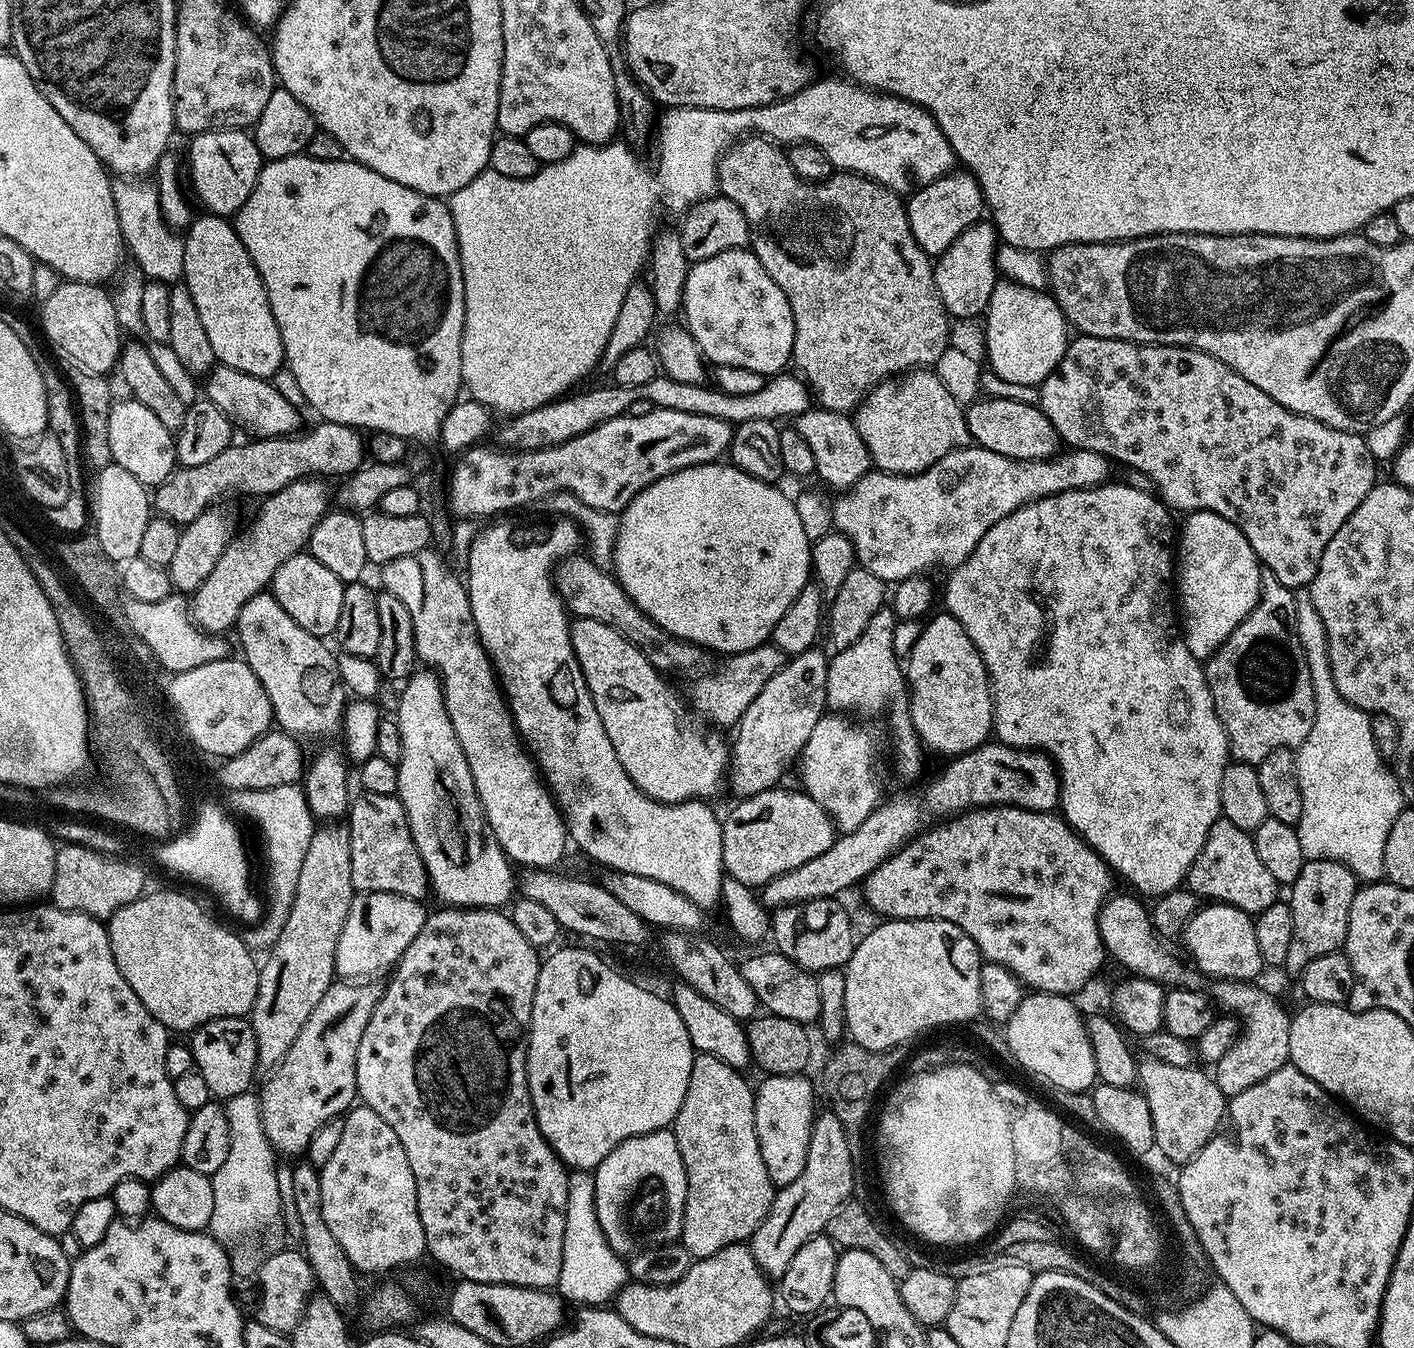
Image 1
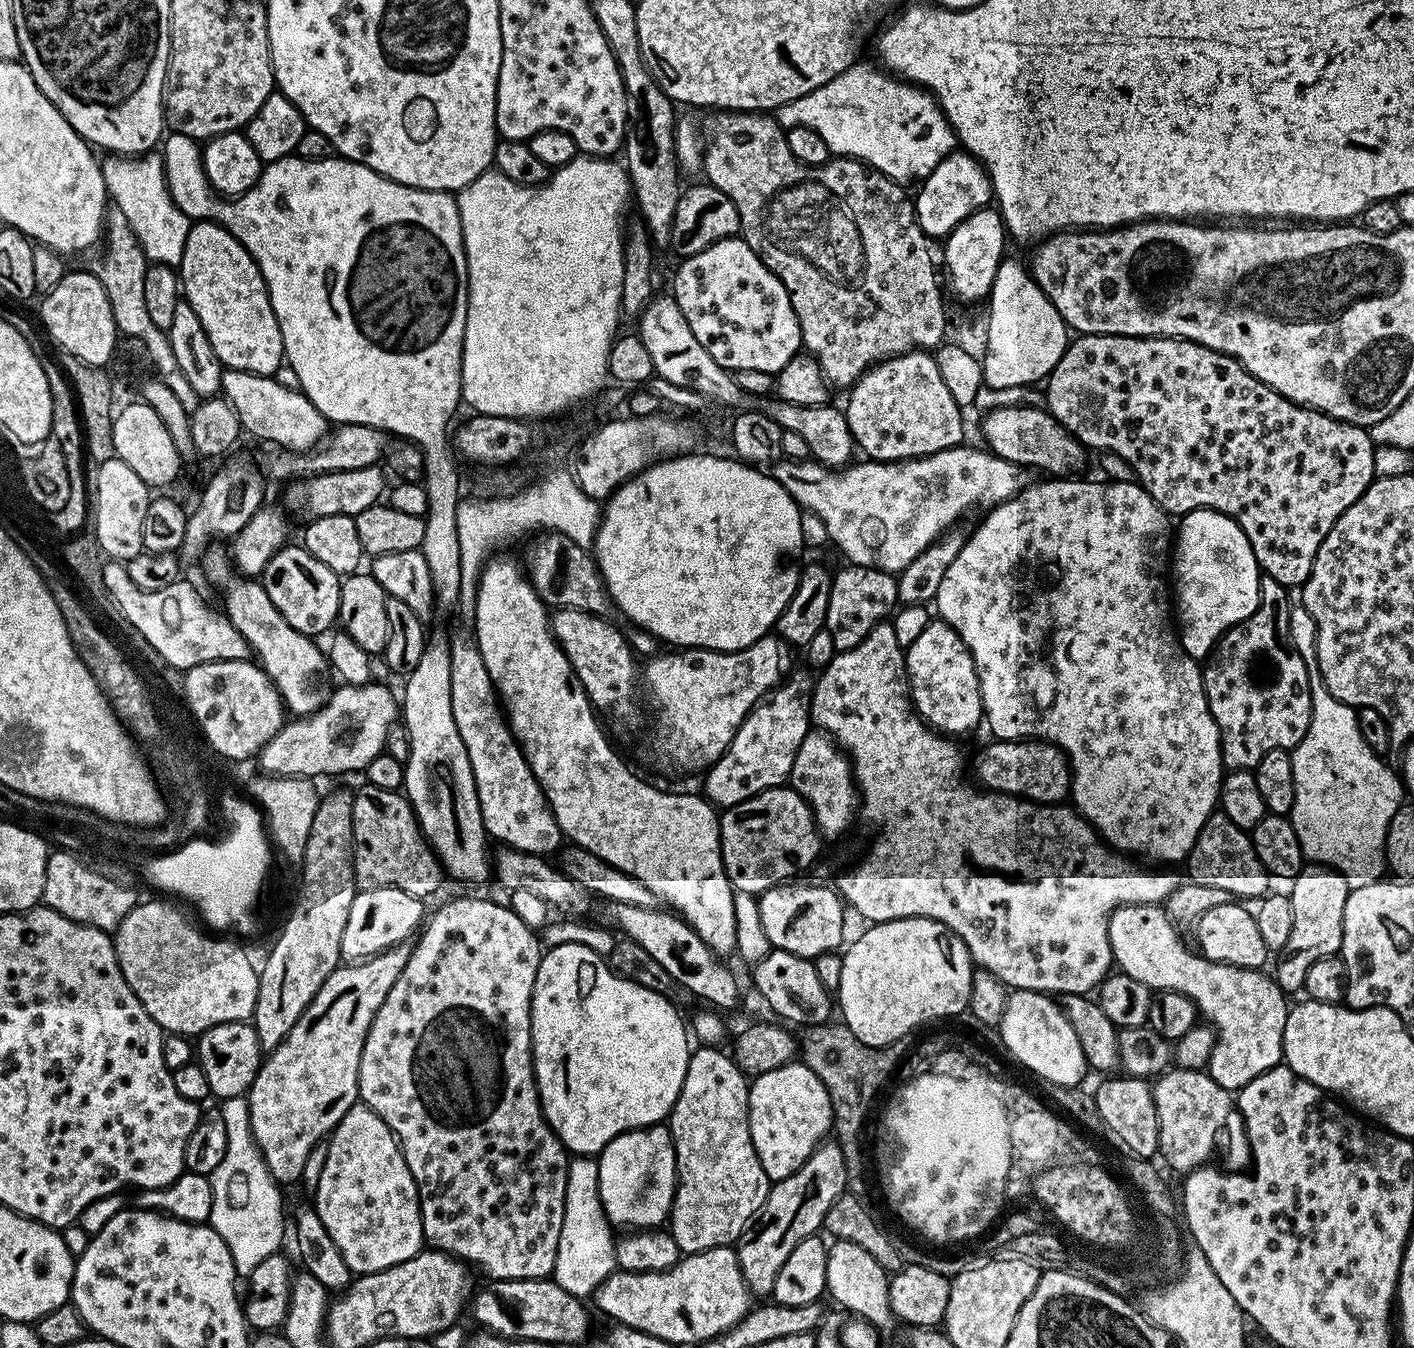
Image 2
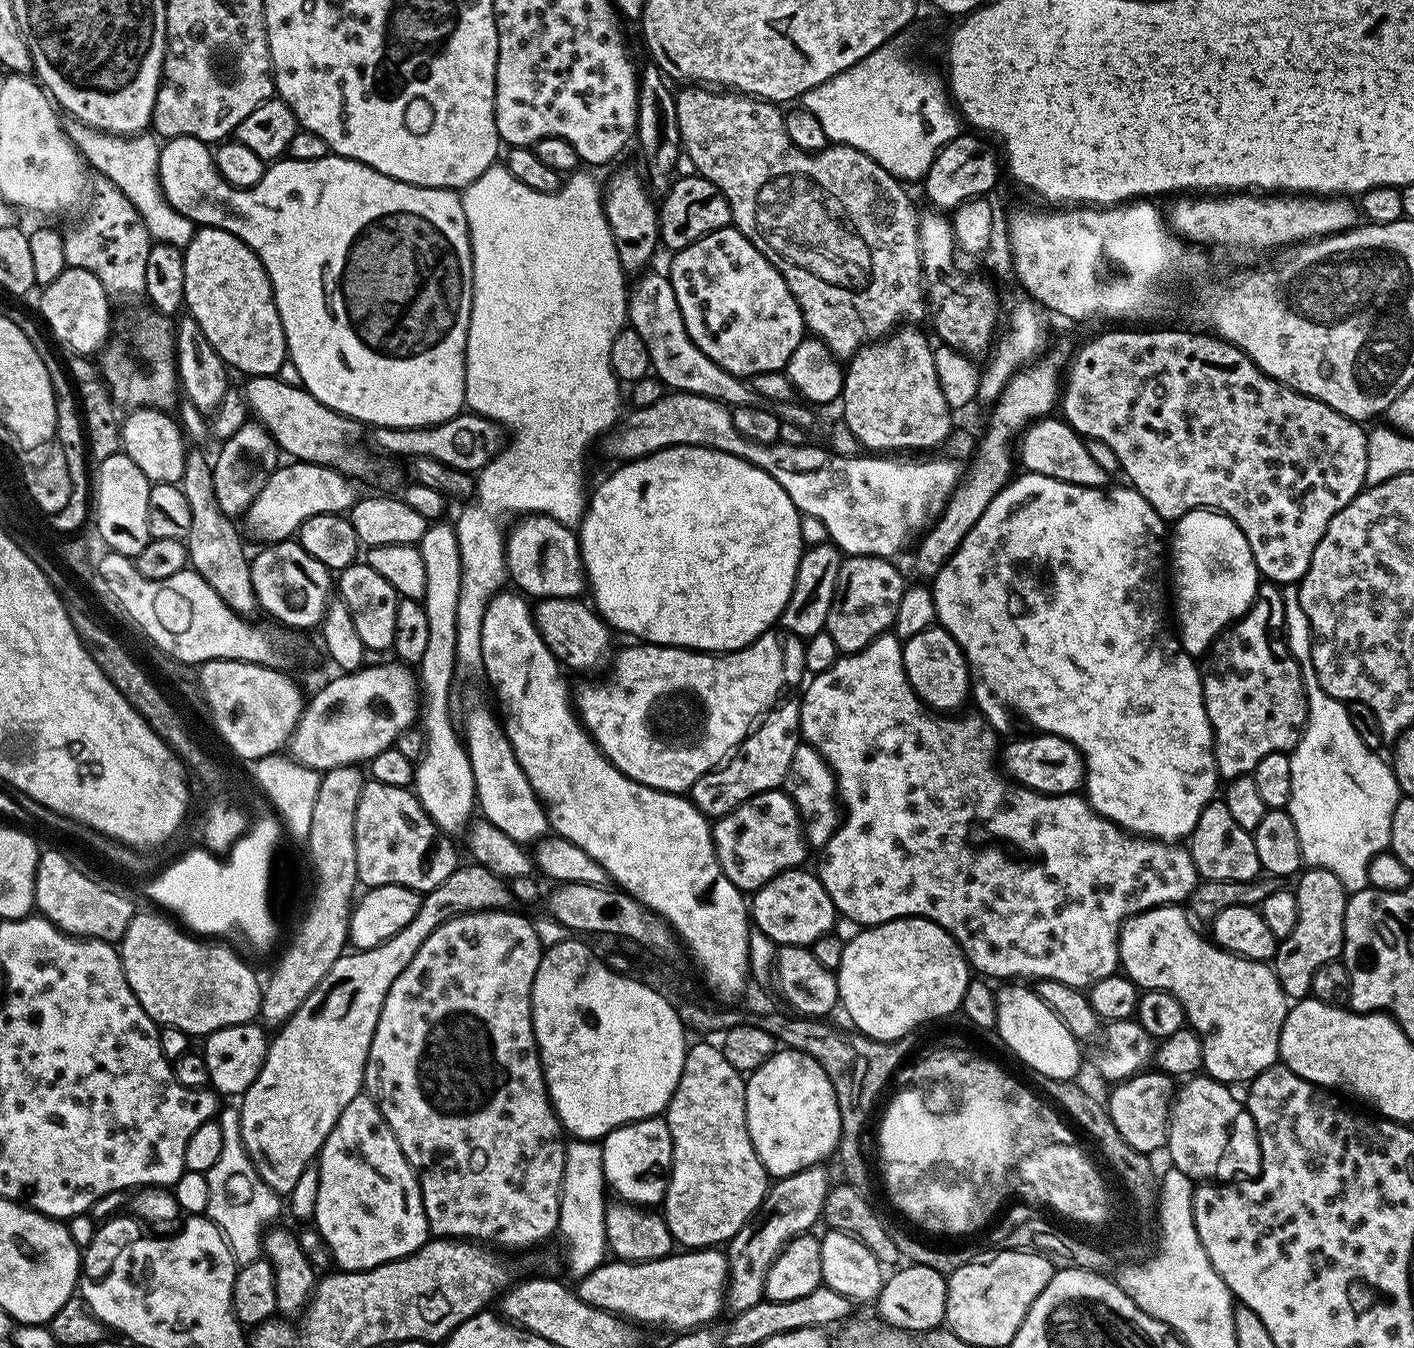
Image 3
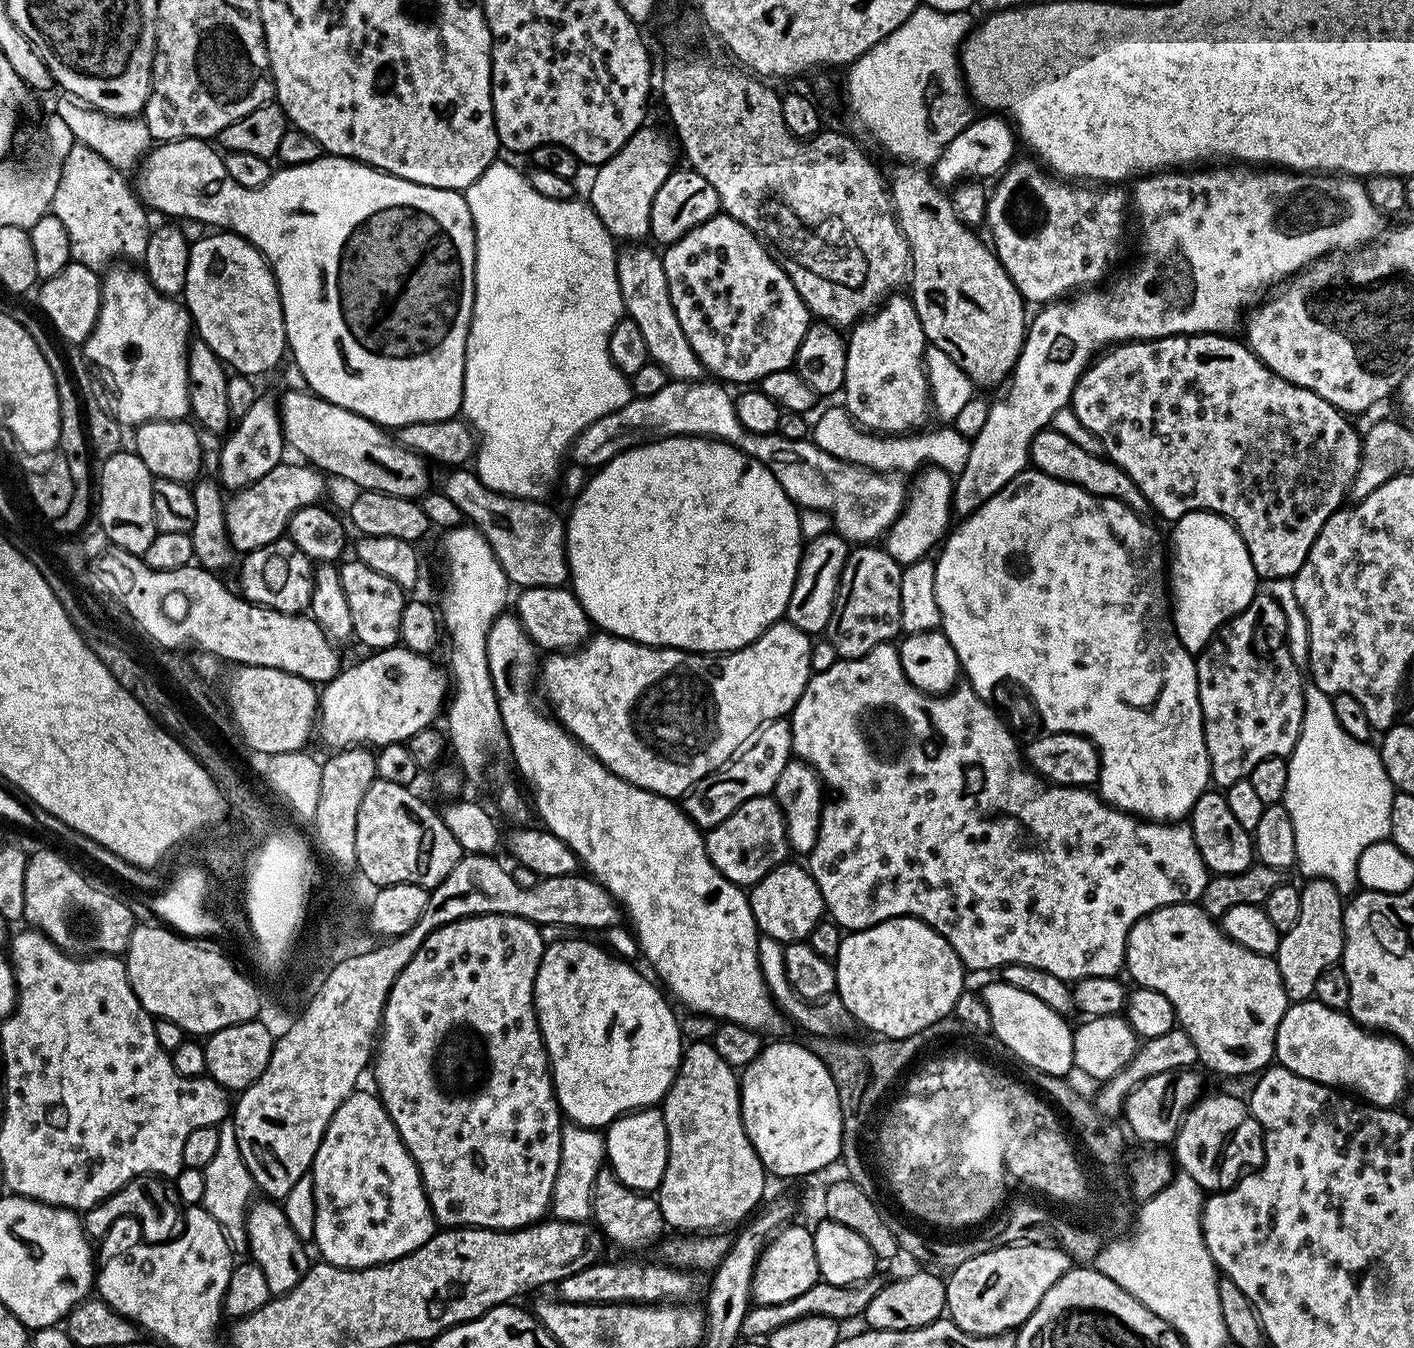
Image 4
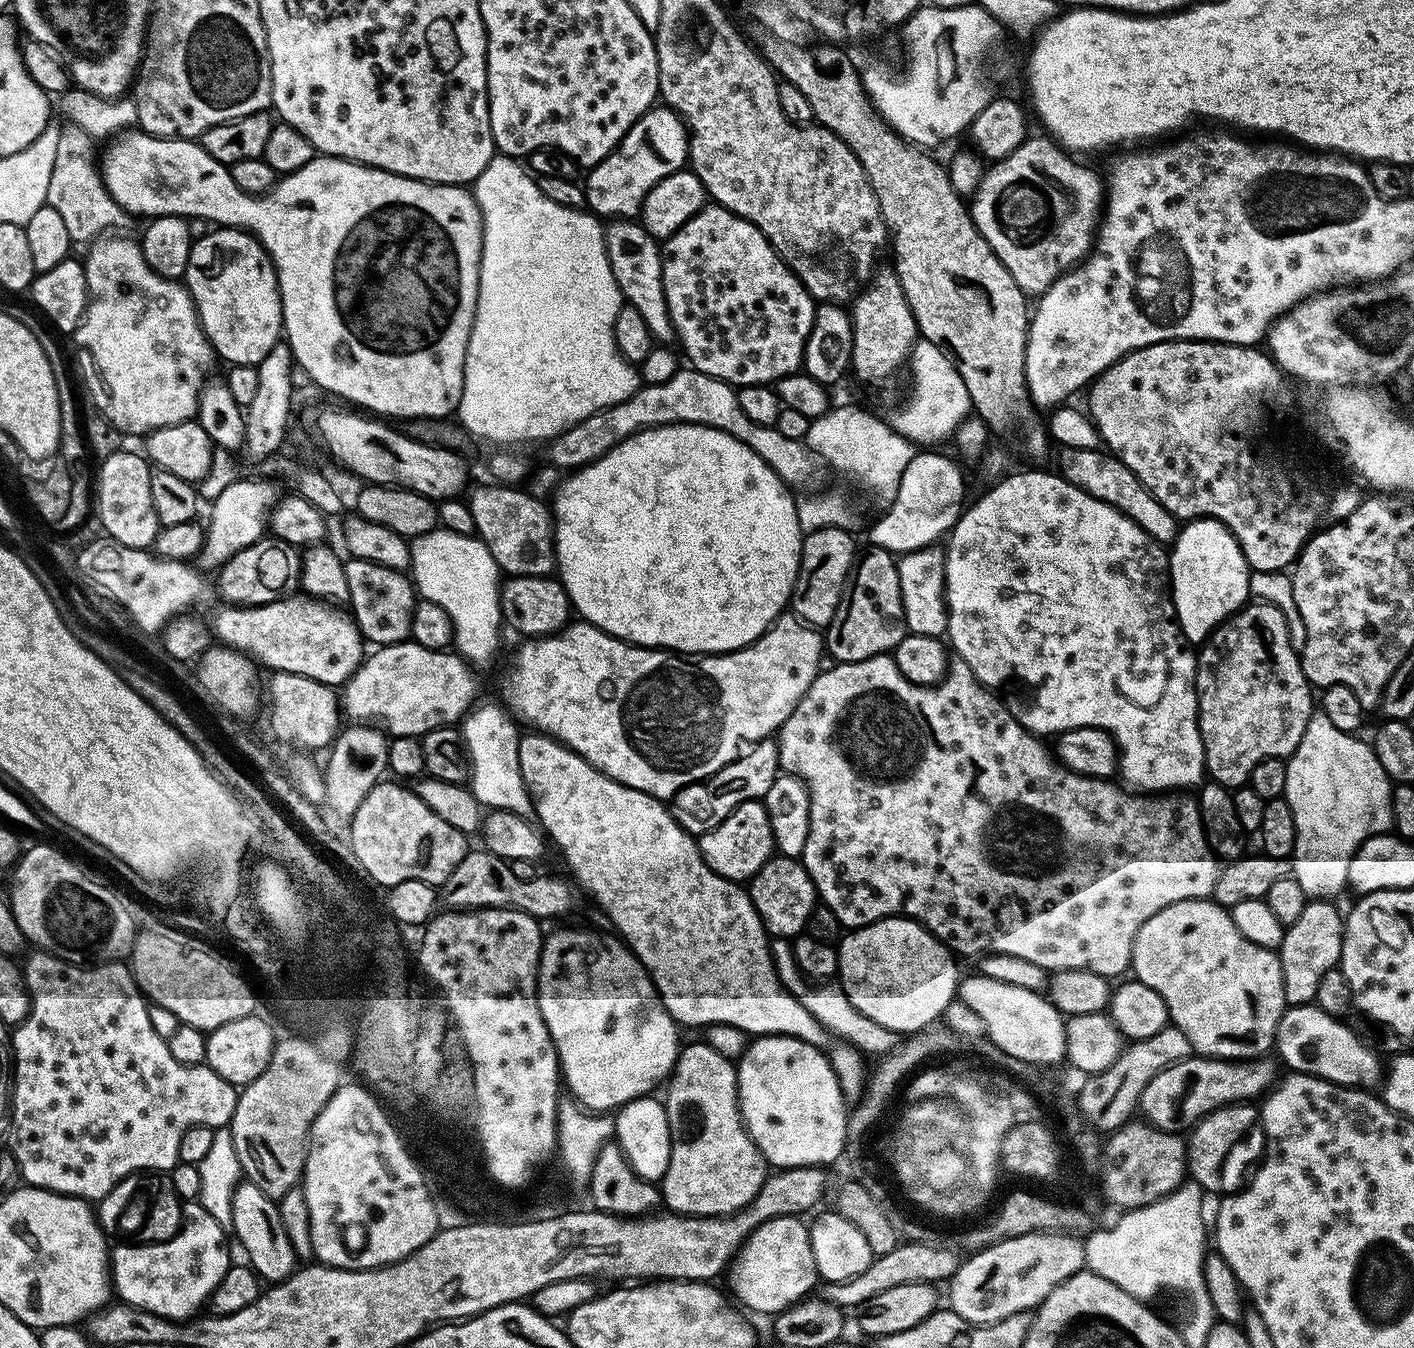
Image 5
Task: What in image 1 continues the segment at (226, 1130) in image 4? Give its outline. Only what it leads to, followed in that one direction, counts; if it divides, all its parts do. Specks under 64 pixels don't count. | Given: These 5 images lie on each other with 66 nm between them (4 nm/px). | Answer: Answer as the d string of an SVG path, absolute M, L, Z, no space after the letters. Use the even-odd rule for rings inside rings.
M253 1091L231 1096L225 1101L230 1122L230 1154L212 1177L215 1190L214 1212L209 1233L228 1249L233 1277L257 1275L265 1255L281 1249L280 1182L276 1172L276 1152L268 1142L261 1122L259 1095Z

